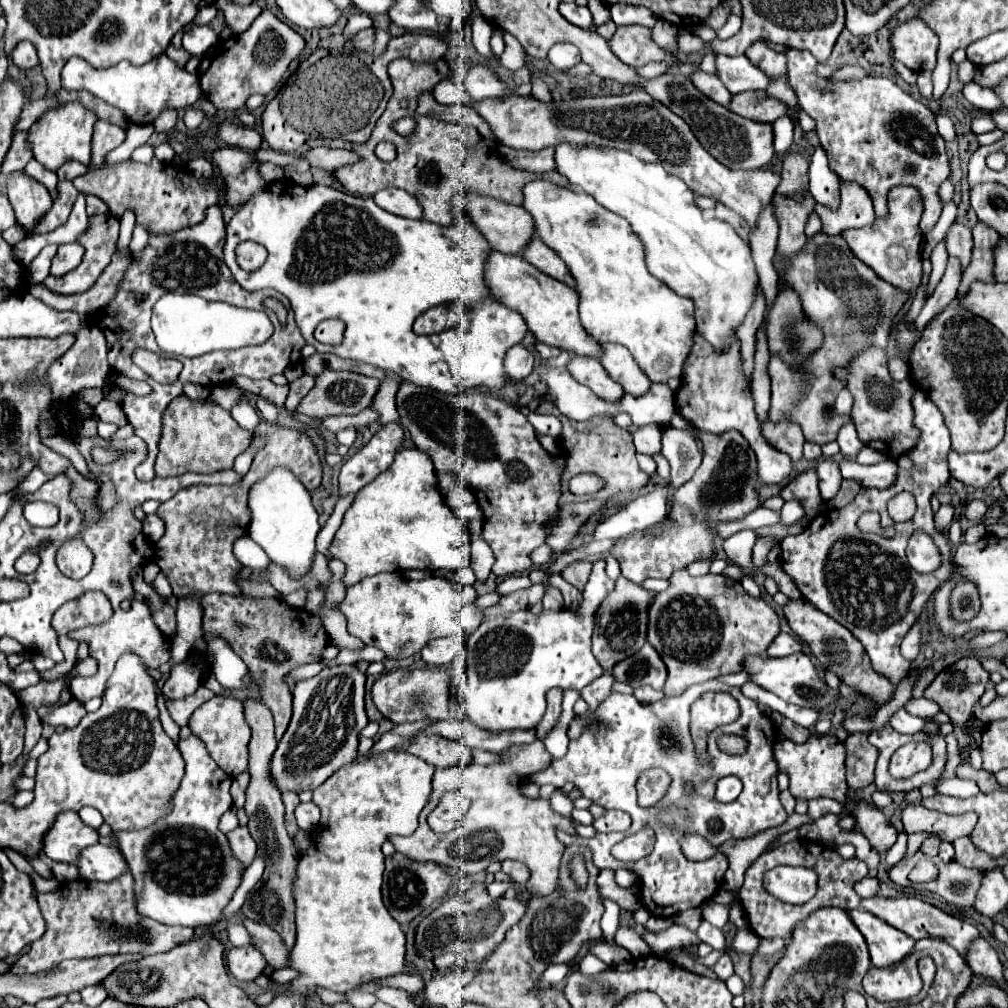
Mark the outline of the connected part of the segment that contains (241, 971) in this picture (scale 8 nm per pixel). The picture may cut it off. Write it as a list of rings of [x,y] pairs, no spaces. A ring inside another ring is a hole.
[[[244,945],[244,947],[232,947],[226,953],[226,965],[238,983],[252,983],[254,977],[262,975],[266,959],[256,947]]]

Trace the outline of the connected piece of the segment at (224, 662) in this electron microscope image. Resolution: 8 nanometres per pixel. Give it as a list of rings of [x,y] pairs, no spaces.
[[[208,635],[206,637],[206,653],[214,657],[212,669],[218,679],[218,683],[226,689],[246,689],[242,683],[242,677],[246,675],[248,667],[246,663],[234,653],[230,643],[218,635]]]

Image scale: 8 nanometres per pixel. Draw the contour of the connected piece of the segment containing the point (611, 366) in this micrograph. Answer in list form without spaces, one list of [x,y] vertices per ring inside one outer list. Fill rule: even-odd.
[[[602,343],[602,355],[600,355],[600,363],[606,369],[606,373],[622,385],[622,389],[626,393],[632,395],[642,395],[648,391],[648,387],[652,385],[650,379],[640,371],[640,367],[636,365],[634,357],[630,355],[628,349],[624,349],[624,345],[616,345],[616,343]]]

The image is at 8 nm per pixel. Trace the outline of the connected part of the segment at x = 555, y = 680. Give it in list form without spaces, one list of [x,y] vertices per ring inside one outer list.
[[[600,559],[594,563],[590,579],[582,591],[582,605],[578,611],[542,611],[534,615],[530,611],[516,611],[508,617],[494,617],[484,621],[466,641],[468,649],[468,667],[466,667],[466,687],[460,689],[464,713],[472,723],[482,729],[500,731],[500,729],[530,729],[536,727],[546,711],[546,691],[552,687],[574,687],[582,689],[596,677],[604,675],[604,669],[598,665],[590,651],[590,637],[594,631],[594,617],[608,593],[612,593],[614,581],[606,575],[606,563]]]

